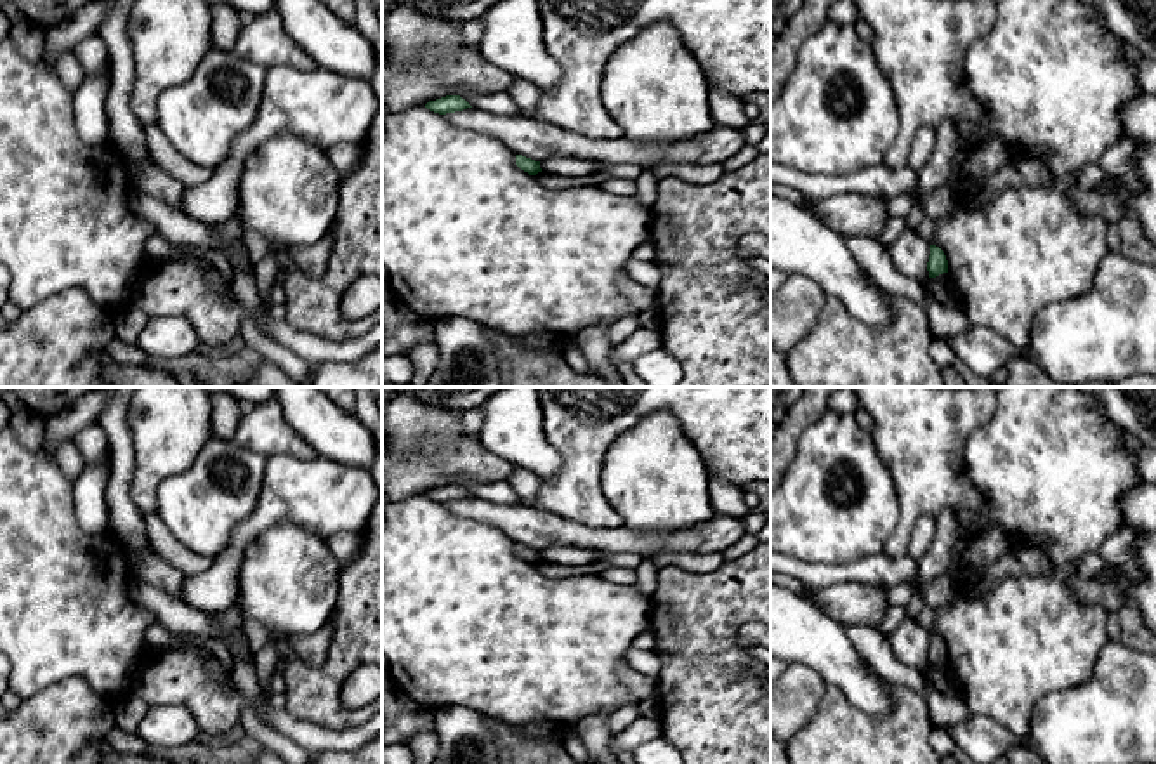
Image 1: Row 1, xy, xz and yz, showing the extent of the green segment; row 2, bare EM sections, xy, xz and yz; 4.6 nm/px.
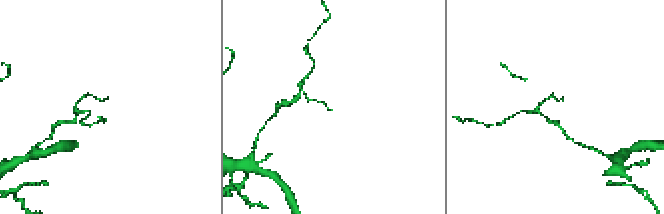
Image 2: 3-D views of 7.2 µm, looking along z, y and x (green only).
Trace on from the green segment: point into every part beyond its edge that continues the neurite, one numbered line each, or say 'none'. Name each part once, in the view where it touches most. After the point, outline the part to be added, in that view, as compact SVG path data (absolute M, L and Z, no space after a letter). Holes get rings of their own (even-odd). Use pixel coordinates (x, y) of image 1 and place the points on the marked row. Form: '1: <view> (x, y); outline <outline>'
none

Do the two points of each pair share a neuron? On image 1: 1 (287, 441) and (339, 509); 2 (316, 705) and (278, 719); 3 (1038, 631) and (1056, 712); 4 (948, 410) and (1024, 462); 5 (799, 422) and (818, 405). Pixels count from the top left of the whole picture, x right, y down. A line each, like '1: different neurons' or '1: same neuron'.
1: different neurons
2: different neurons
3: different neurons
4: different neurons
5: same neuron

